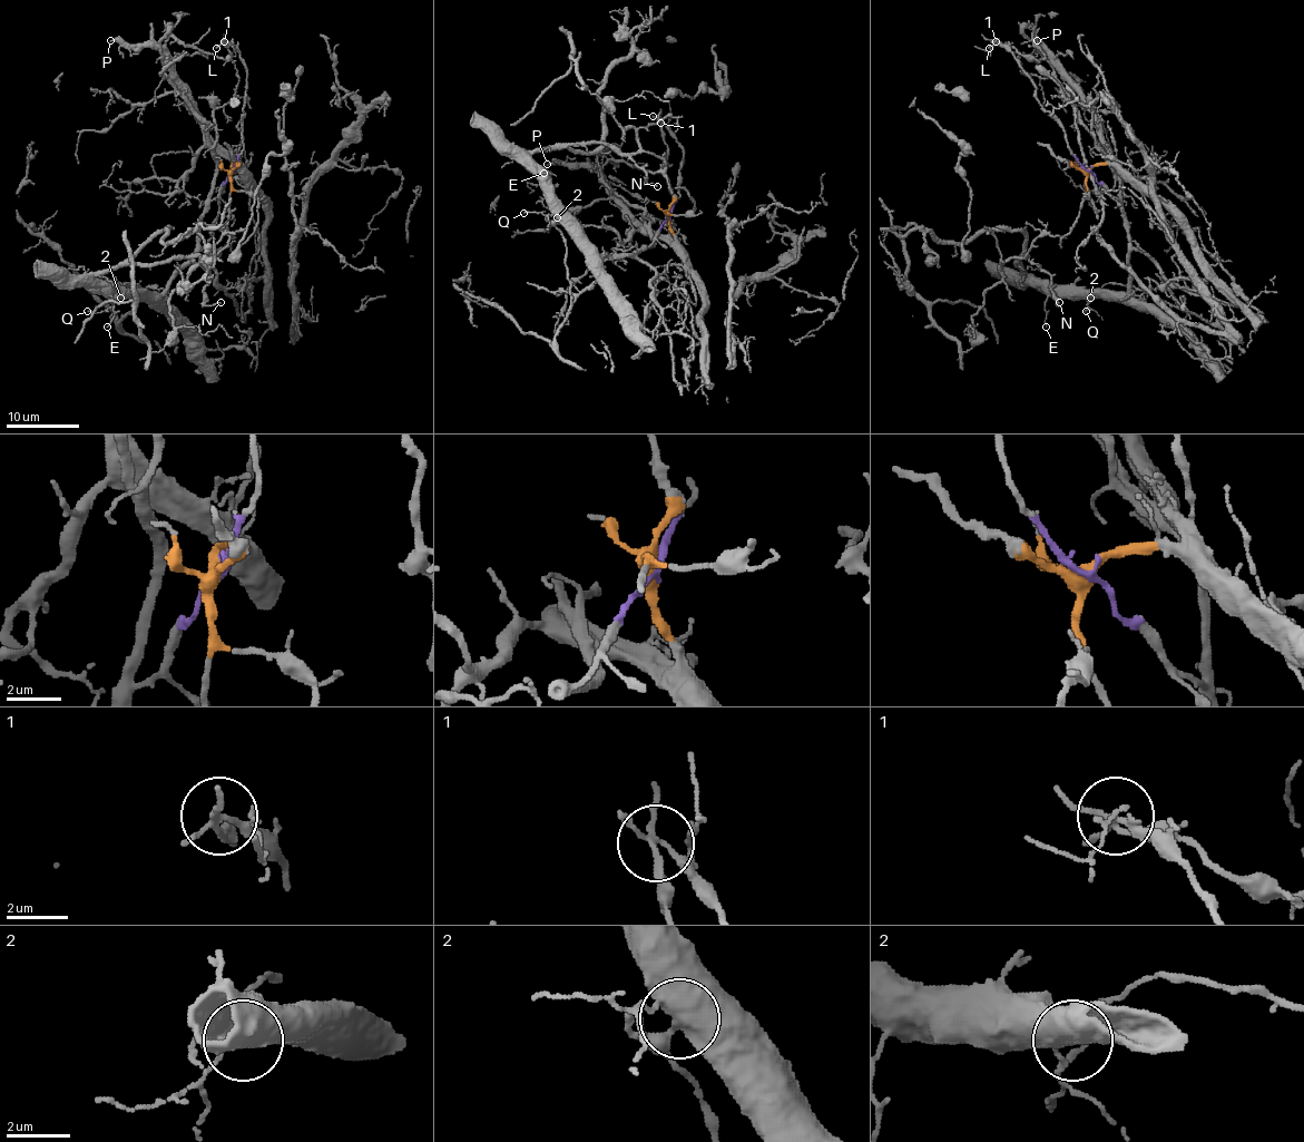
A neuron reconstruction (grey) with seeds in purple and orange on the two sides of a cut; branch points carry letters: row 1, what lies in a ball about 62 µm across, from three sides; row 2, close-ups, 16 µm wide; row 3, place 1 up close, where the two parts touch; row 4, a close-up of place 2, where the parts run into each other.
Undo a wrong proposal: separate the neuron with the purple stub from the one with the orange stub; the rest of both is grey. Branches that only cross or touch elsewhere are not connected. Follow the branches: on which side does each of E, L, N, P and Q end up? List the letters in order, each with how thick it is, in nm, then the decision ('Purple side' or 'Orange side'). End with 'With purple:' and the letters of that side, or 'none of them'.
E: Thickness 110 nm. Purple side
L: Thickness 130 nm. Purple side
N: Thickness 140 nm. Purple side
P: Thickness 240 nm. Orange side
Q: Thickness 100 nm. Purple side
With purple: E, L, N, Q

